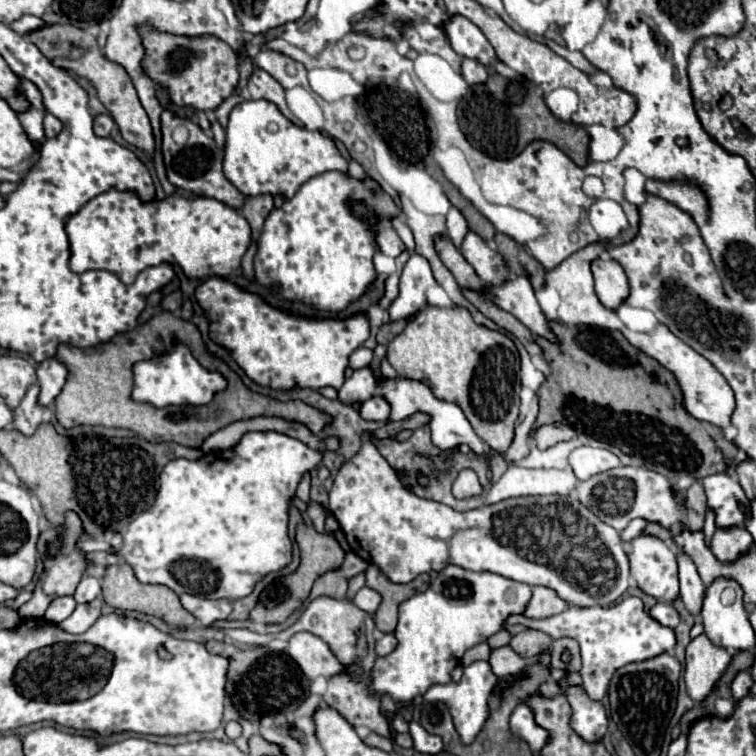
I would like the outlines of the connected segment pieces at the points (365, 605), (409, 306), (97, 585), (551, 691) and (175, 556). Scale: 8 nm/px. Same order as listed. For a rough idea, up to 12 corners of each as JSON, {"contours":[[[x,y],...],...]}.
{"contours":[[[361,588],[353,602],[373,614],[375,592],[371,588]],[[399,217],[391,220],[409,250],[401,272],[391,322],[427,306],[425,292],[435,284],[427,258],[415,252],[413,234]],[[83,576],[73,594],[77,602],[93,602],[101,596],[101,582]],[[543,682],[537,694],[563,694],[571,704],[571,728],[585,742],[607,732],[607,714],[583,686]],[[281,432],[165,464],[117,554],[139,582],[249,596],[293,558],[323,456]]]}

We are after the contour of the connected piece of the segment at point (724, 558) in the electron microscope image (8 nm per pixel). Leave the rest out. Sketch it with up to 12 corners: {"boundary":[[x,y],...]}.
{"boundary":[[741,526],[717,530],[711,550],[719,562],[737,562],[755,548]]}

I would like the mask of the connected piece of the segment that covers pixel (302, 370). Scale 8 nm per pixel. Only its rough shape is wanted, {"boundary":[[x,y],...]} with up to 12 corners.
{"boundary":[[213,276],[211,338],[269,388],[341,388],[367,316],[309,320]]}

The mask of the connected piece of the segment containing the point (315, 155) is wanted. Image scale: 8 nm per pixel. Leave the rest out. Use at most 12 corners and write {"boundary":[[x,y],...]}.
{"boundary":[[245,100],[223,172],[241,194],[291,198],[347,160],[273,102]]}

